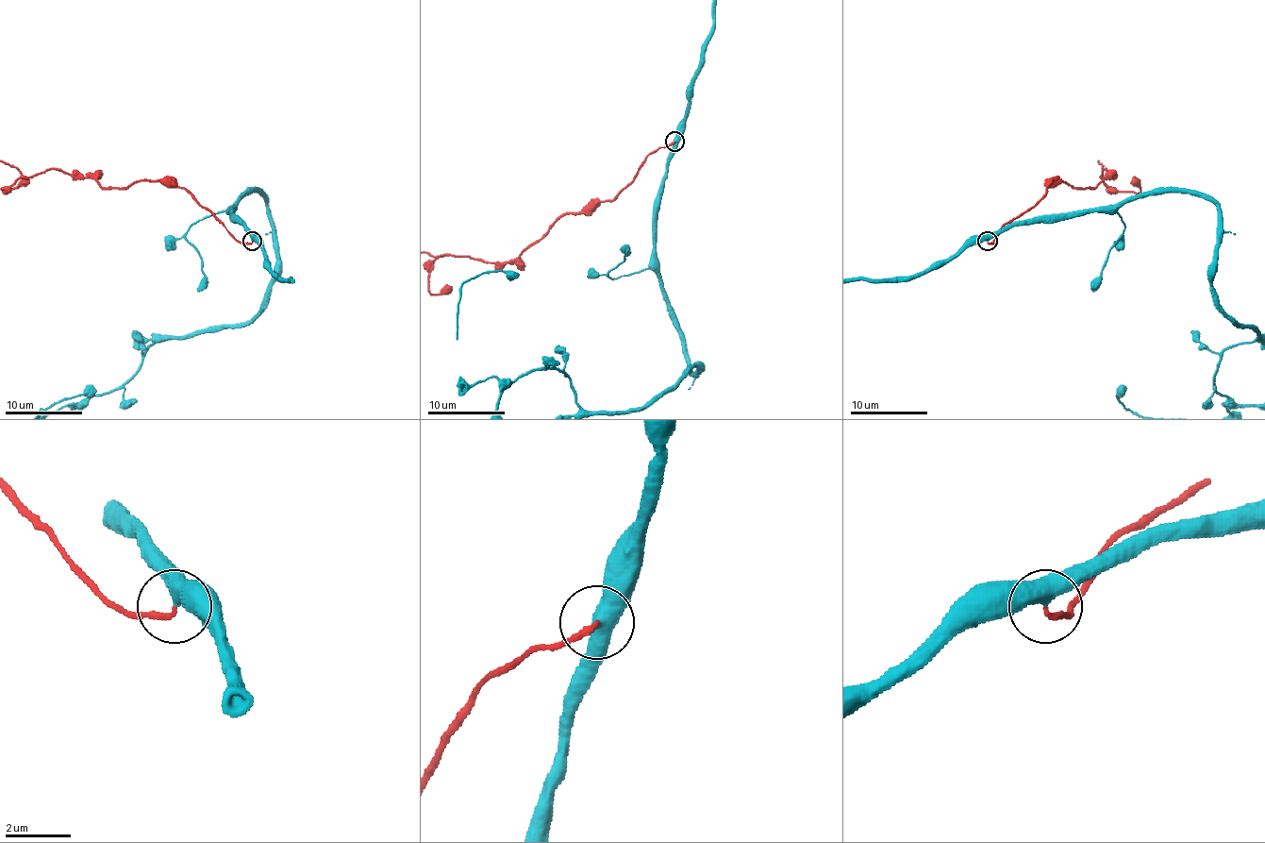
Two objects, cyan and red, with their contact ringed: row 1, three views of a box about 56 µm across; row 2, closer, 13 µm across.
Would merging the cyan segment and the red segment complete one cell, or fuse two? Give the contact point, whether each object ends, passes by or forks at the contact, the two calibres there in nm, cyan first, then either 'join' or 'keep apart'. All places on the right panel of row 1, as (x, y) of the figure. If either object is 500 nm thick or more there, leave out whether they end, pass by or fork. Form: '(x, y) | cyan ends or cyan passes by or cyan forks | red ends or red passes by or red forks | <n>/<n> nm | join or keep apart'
(988, 241) | cyan passes by | red ends | 480/160 nm | join

